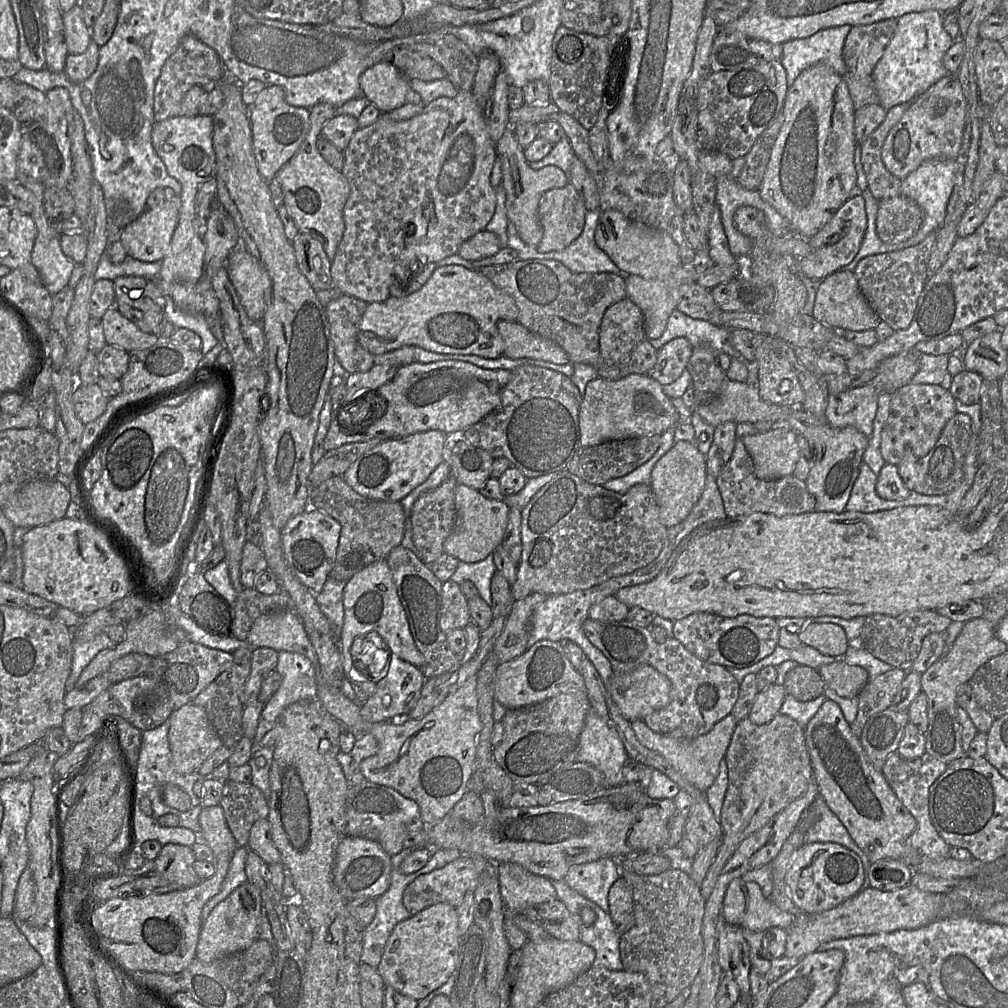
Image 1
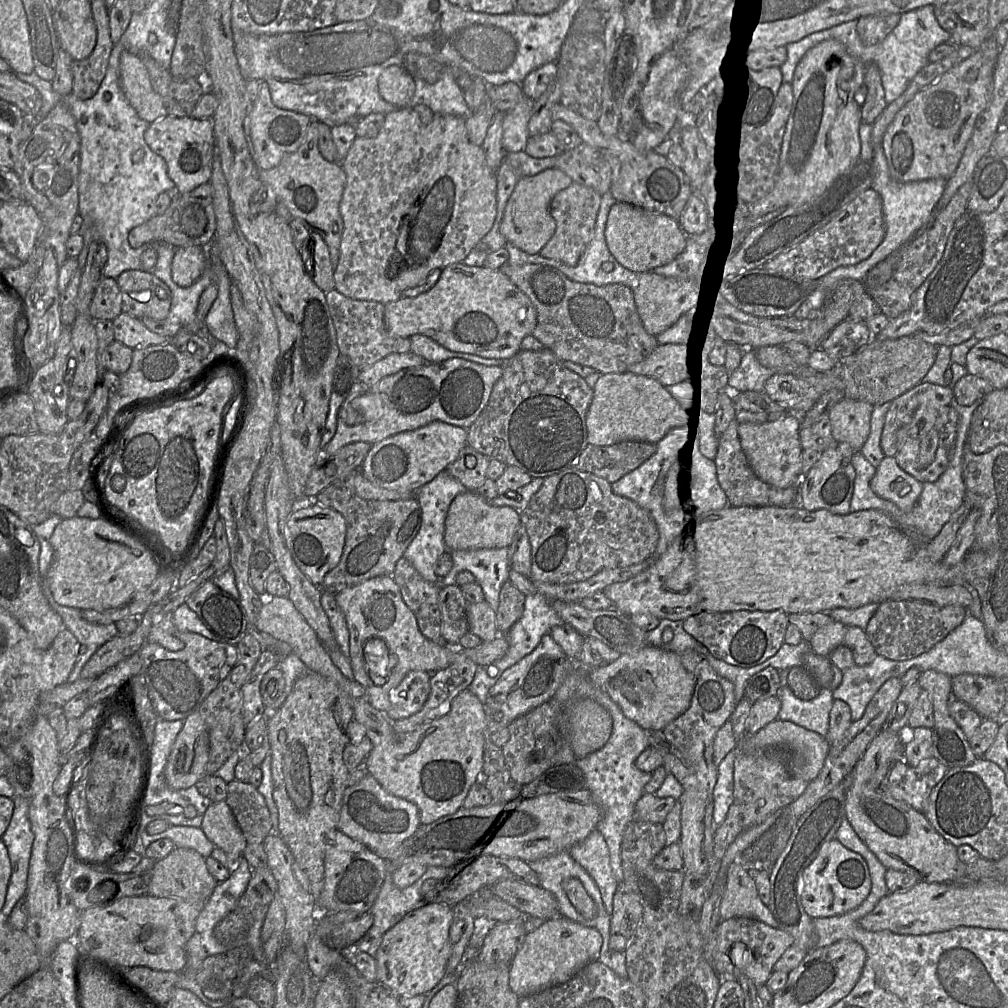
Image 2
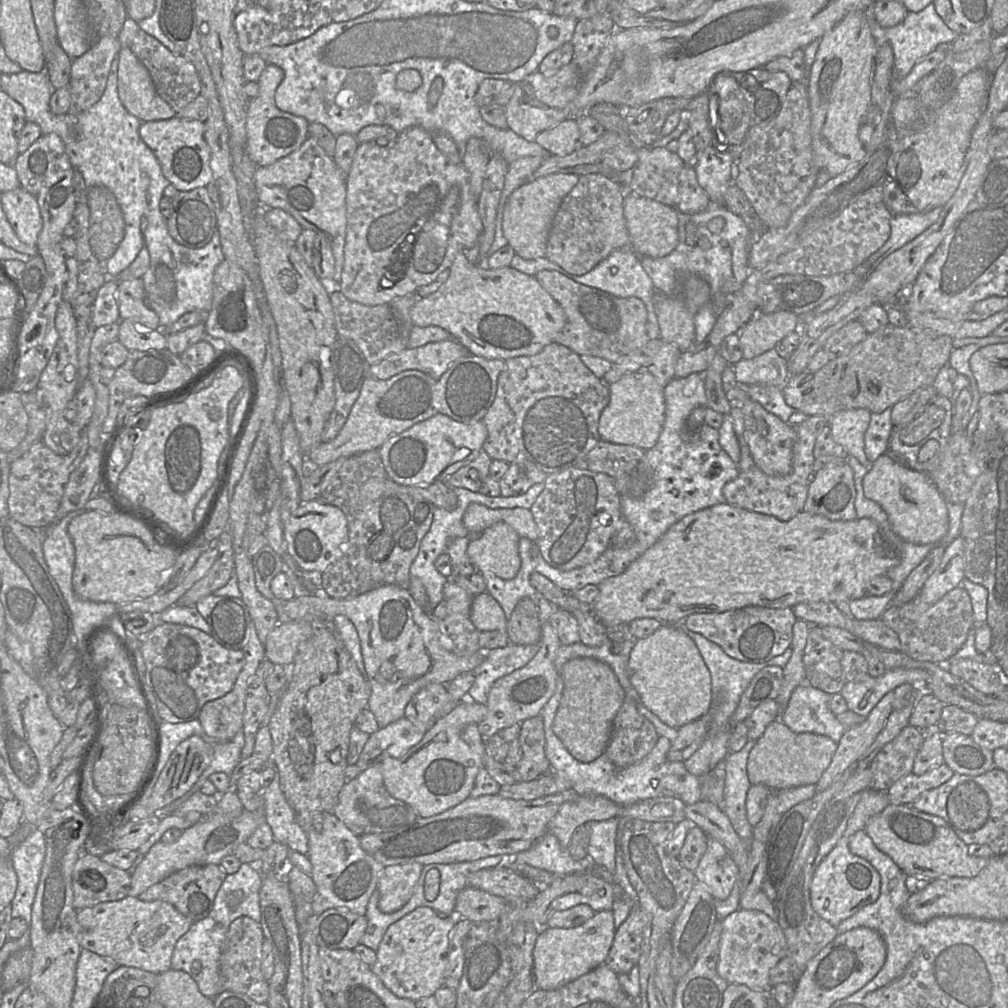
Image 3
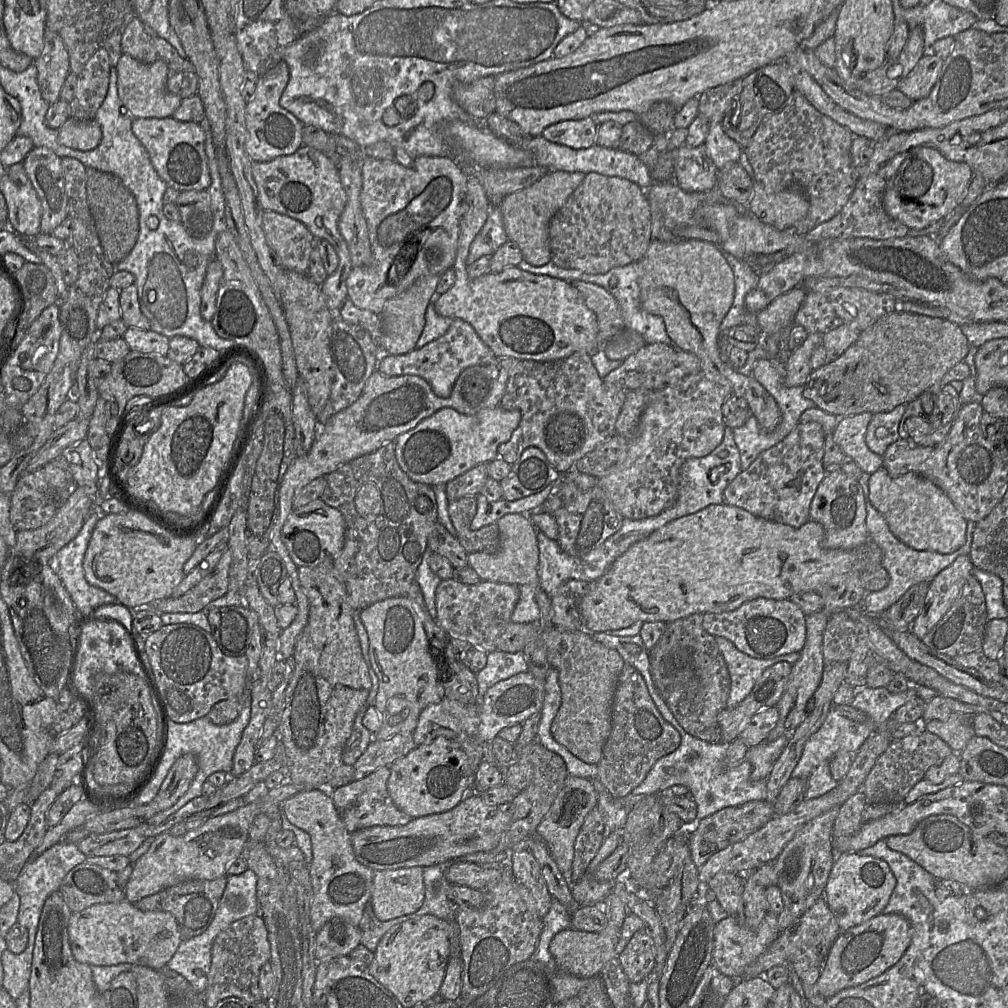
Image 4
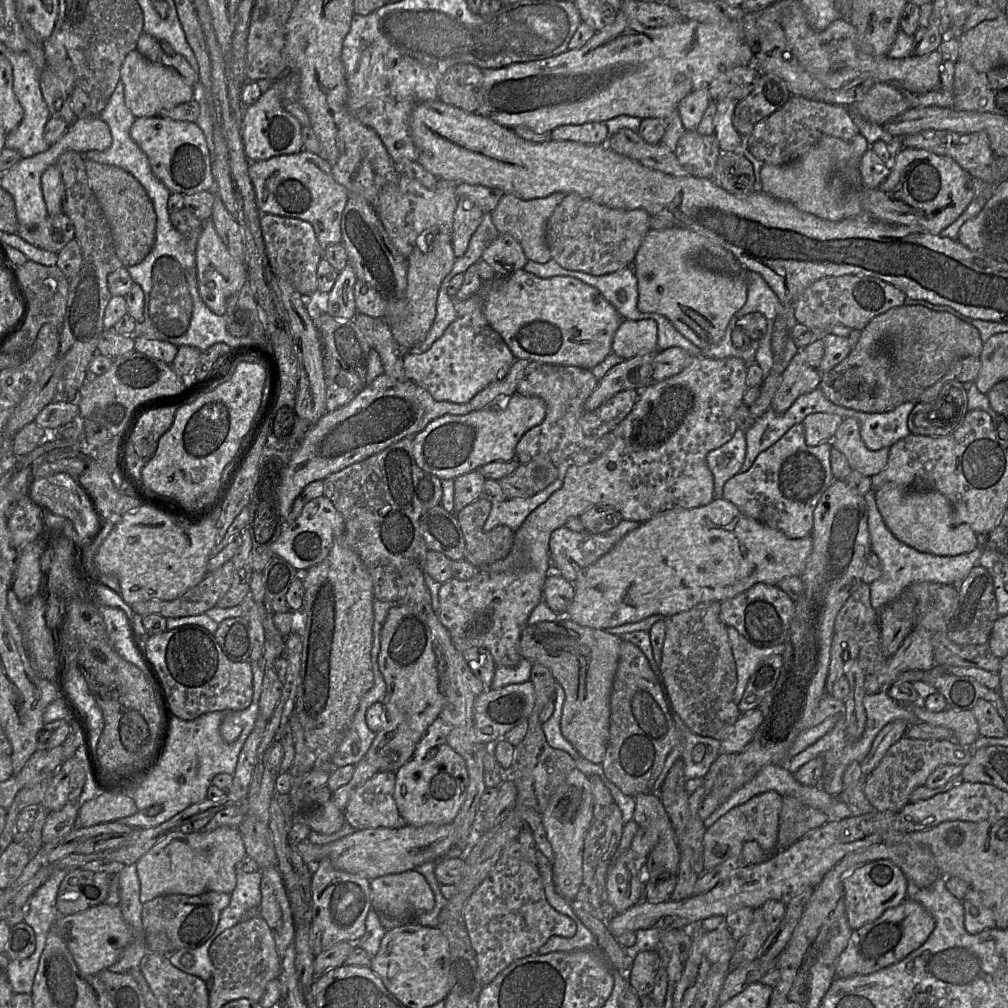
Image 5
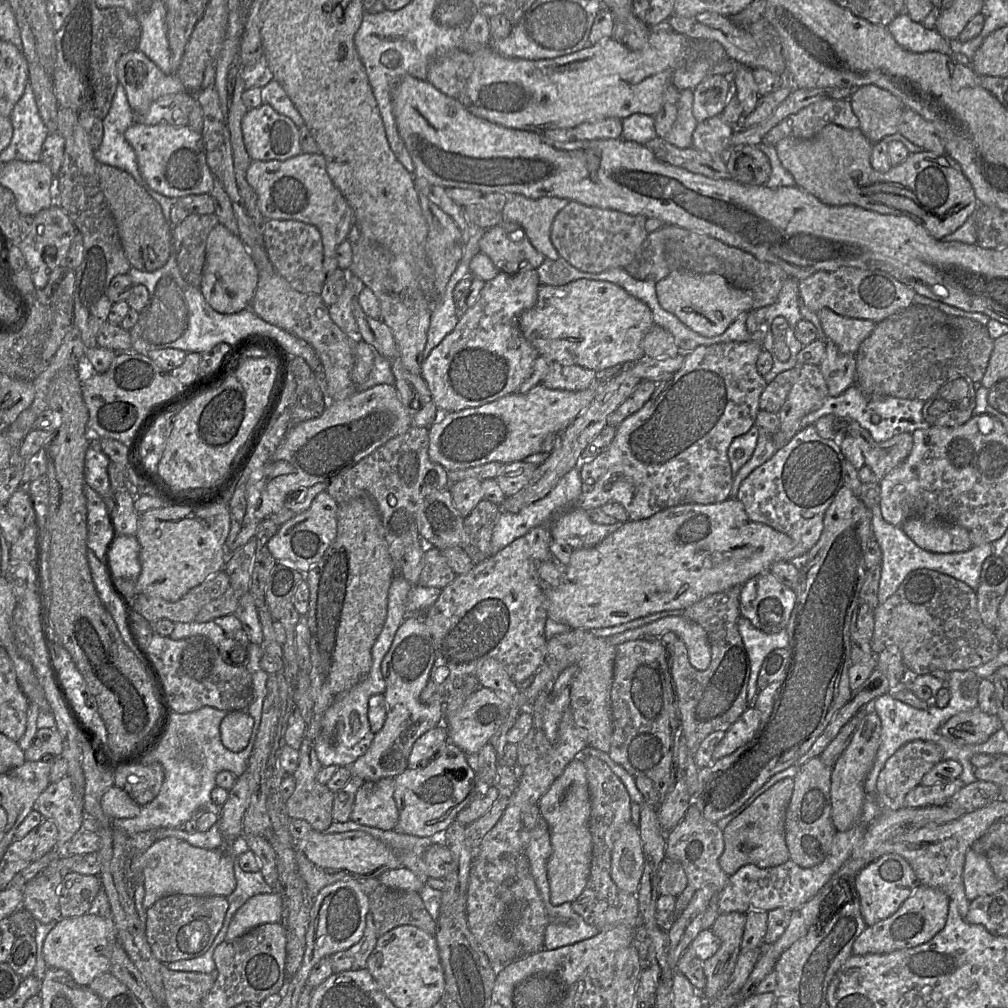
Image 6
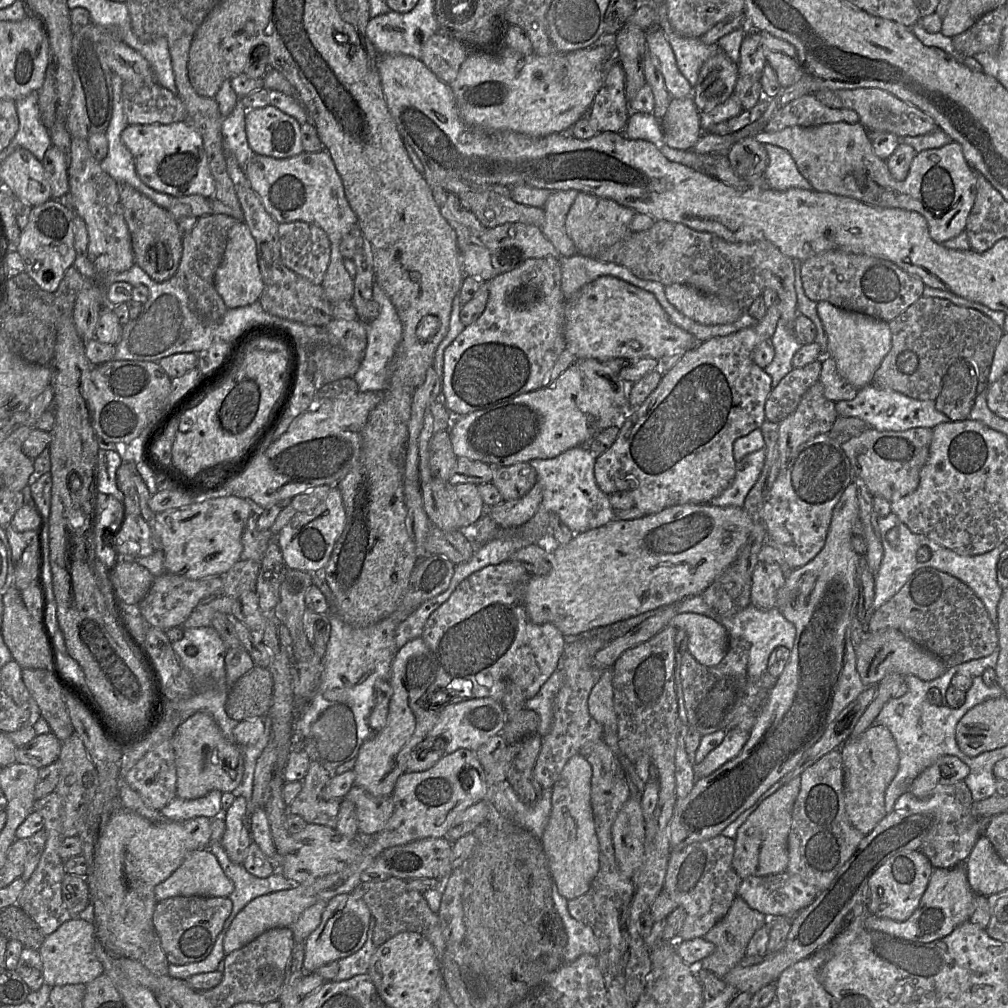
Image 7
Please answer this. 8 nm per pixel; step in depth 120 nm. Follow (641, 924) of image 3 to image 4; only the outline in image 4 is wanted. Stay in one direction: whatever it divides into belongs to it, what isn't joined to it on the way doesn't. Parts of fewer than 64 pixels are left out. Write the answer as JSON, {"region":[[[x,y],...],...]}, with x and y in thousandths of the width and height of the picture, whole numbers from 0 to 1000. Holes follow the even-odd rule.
{"region":[[[640,921],[630,925],[612,948],[625,975],[643,972],[650,960],[650,938]]]}

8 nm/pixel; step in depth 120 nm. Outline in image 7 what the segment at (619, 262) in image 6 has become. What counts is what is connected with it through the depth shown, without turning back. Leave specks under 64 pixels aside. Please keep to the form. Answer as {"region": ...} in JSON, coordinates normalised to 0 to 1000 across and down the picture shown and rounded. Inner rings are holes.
{"region":[[[575,190],[562,213],[561,227],[573,252],[590,256],[595,249],[618,238],[626,231],[625,221],[631,212],[628,207],[608,198]]]}

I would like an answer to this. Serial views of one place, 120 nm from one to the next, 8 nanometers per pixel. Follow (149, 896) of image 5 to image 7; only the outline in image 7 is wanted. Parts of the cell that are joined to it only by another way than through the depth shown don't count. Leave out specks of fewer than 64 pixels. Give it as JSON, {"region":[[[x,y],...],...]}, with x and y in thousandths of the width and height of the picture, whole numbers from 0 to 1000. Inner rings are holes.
{"region":[[[207,842],[188,846],[170,869],[154,880],[154,891],[160,895],[175,889],[226,890],[232,883],[231,875],[222,866],[214,849]]]}

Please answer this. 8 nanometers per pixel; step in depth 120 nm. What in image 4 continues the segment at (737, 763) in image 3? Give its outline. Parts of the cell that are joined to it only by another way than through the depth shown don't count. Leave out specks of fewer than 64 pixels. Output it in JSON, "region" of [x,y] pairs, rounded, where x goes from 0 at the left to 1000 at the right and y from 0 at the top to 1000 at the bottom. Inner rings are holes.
{"region":[[[783,727],[766,736],[760,733],[750,740],[742,742],[739,753],[745,758],[744,771],[747,775],[763,771],[785,729],[786,727]]]}

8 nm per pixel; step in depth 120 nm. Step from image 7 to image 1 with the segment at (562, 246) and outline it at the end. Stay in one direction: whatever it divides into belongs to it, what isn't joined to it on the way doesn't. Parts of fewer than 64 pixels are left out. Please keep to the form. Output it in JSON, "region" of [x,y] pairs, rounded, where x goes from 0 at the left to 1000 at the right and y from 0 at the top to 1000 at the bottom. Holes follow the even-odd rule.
{"region":[[[508,126],[500,130],[491,142],[491,147],[498,164],[497,184],[502,193],[501,206],[504,219],[511,224],[514,234],[520,241],[533,245],[539,235],[539,225],[534,213],[536,195],[546,188],[560,186],[564,182],[563,177],[555,166],[550,164],[529,169],[519,154],[519,148],[513,142]]]}

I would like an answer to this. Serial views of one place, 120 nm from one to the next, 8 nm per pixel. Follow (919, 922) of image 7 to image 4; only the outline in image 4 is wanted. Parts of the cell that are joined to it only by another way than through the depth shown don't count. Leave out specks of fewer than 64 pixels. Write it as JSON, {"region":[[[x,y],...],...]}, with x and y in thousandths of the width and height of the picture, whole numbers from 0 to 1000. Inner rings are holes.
{"region":[[[872,907],[854,918],[834,925],[820,945],[808,977],[809,986],[820,992],[836,981],[851,978],[874,967],[896,948],[904,936],[904,929],[902,915],[891,907]]]}

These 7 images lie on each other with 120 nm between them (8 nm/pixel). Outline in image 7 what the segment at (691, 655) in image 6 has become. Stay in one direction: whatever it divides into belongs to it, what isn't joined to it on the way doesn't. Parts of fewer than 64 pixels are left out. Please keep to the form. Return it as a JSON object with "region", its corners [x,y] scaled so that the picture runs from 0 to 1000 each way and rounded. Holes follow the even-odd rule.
{"region":[[[674,608],[664,621],[682,629],[683,647],[698,661],[709,661],[719,652],[723,630],[719,622],[701,611],[689,608]]]}

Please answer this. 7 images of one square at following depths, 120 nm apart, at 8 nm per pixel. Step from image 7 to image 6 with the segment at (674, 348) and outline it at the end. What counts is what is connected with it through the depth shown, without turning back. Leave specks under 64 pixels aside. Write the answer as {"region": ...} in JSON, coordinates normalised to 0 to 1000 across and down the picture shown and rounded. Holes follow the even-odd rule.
{"region":[[[584,277],[557,284],[536,282],[532,301],[515,313],[517,329],[536,353],[588,368],[636,356],[637,337],[648,322],[642,302],[607,280]]]}

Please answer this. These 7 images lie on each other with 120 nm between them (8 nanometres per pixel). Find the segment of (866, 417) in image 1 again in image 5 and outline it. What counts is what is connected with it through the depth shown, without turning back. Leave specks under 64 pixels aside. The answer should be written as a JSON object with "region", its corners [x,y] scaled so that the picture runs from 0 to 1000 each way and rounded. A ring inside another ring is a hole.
{"region":[[[836,415],[825,441],[840,454],[844,466],[863,474],[876,467],[881,459],[883,444],[862,446],[854,435],[853,422],[848,415]]]}

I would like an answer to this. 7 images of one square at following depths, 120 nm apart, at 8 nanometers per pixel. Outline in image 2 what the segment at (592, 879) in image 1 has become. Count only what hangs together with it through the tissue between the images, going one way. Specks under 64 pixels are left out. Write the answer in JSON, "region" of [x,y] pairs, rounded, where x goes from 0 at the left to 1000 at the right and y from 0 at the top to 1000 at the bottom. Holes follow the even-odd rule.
{"region":[[[592,822],[564,844],[569,853],[592,877],[600,902],[605,909],[608,904],[608,890],[615,875],[607,864],[605,845],[599,829]]]}

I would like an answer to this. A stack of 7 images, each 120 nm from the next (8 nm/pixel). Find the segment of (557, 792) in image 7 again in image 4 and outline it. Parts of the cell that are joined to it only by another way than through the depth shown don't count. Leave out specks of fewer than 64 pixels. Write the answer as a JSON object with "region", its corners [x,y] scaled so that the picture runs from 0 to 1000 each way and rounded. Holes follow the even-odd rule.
{"region":[[[563,769],[545,805],[532,821],[532,827],[543,837],[555,862],[564,873],[571,830],[580,811],[592,800],[592,797],[592,787],[586,774]]]}

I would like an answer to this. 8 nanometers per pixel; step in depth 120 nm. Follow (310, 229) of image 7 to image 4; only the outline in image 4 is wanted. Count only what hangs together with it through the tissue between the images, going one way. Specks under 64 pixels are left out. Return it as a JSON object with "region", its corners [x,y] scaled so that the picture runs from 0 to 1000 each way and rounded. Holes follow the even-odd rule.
{"region":[[[262,209],[261,227],[268,246],[282,266],[306,272],[313,235],[298,219],[273,209]]]}

